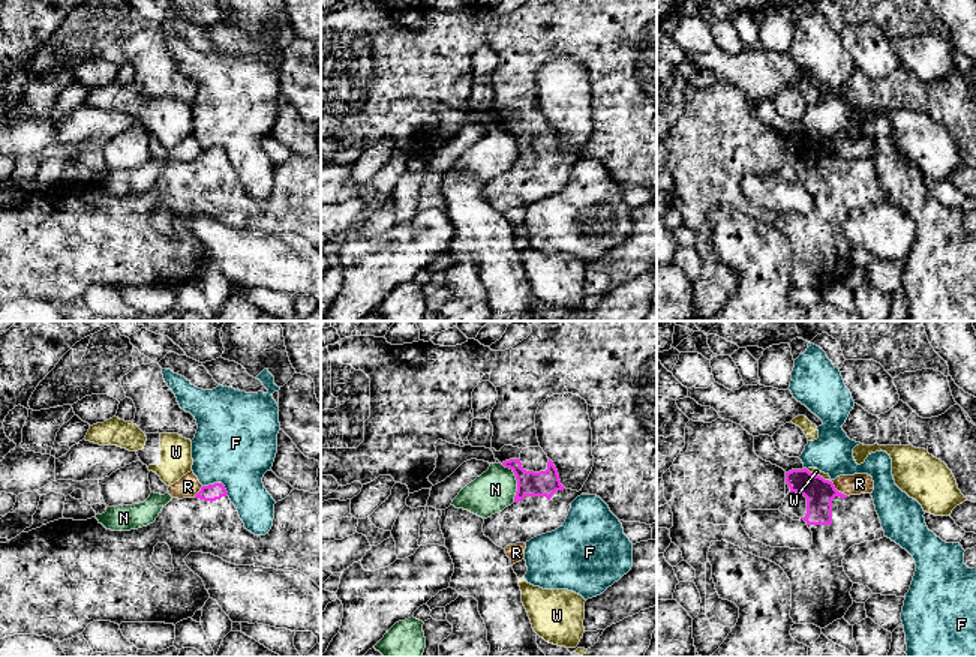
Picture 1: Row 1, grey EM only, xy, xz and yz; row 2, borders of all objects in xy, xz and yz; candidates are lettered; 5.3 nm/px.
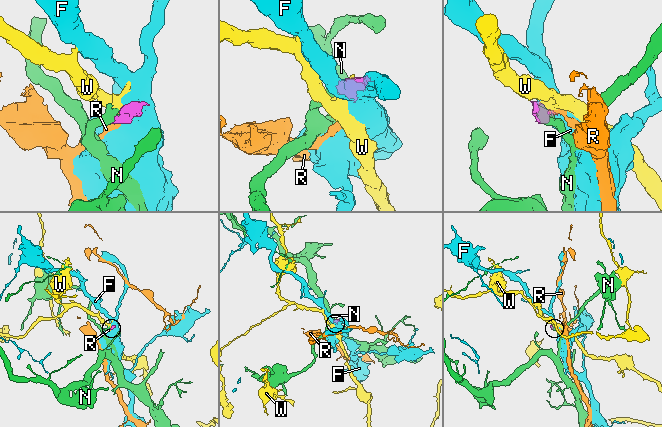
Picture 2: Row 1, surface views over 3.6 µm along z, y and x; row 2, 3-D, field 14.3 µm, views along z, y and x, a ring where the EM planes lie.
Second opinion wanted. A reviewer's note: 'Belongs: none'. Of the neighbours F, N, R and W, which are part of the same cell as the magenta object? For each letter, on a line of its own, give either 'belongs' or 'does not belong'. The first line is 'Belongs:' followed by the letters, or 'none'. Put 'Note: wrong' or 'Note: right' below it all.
Belongs: none
F: does not belong
N: does not belong
R: does not belong
W: does not belong
Note: right

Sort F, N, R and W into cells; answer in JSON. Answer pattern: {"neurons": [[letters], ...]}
{"neurons": [["F"], ["N"], ["R"], ["W"]]}

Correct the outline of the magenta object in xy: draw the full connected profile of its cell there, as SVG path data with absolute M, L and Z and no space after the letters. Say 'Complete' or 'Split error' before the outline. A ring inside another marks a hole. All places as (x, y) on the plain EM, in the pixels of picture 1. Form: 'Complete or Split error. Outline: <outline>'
Split error. Outline: M222 147L202 150L193 162L172 162L147 190L130 195L106 194L96 182L58 183L0 207L0 303L13 298L46 300L57 306L82 298L93 285L177 288L192 282L210 262L202 243L184 226L190 216L211 218L235 230L294 232L321 252L321 158L294 153L274 168L273 190L265 200L244 192ZM157 207L171 213L174 234L165 237L151 226Z

